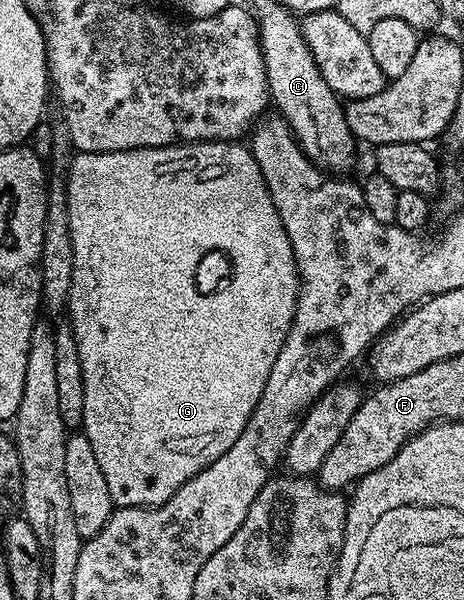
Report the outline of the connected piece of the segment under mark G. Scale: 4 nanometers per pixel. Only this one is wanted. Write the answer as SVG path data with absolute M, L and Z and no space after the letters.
M193 141L181 145L166 145L156 149L126 149L112 153L81 153L76 152L71 159L65 176L67 180L68 197L68 223L69 235L73 243L73 273L72 289L69 291L66 316L73 335L77 339L77 351L81 359L81 371L85 383L85 407L83 408L83 423L81 432L89 439L94 453L97 455L97 464L105 475L105 483L109 483L109 495L119 507L158 507L164 505L170 497L193 475L197 475L209 463L213 463L233 443L237 443L237 435L245 427L245 423L253 415L257 403L261 399L261 391L265 391L265 379L269 379L269 371L273 371L273 363L289 335L289 327L293 323L295 304L299 298L299 272L295 266L293 247L289 243L289 235L285 235L285 227L277 215L277 207L273 207L273 199L265 187L265 179L261 175L261 167L257 167L255 156L246 144L233 141Z

